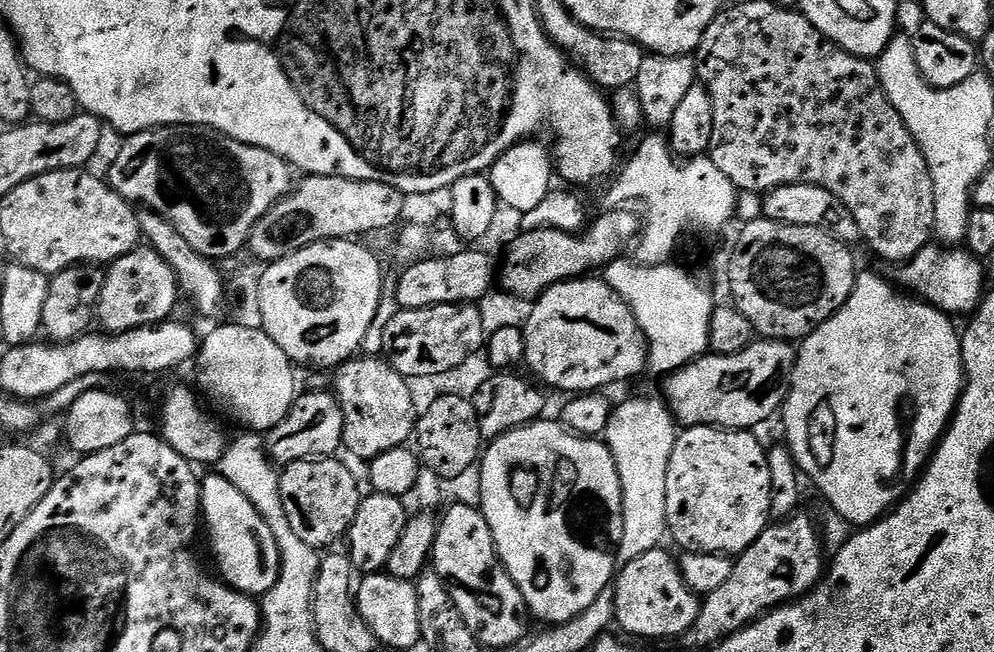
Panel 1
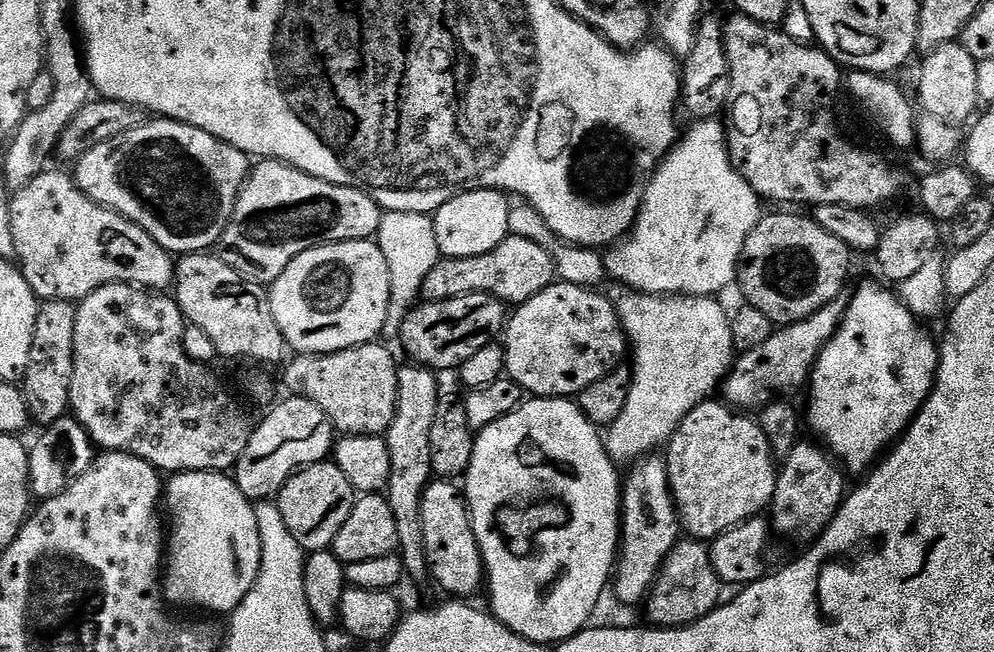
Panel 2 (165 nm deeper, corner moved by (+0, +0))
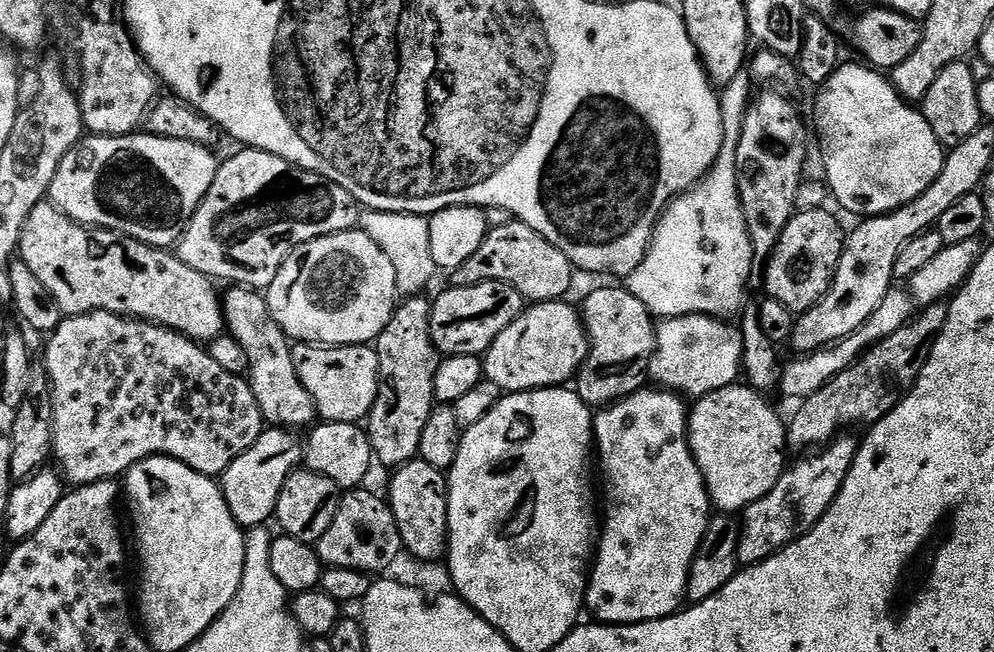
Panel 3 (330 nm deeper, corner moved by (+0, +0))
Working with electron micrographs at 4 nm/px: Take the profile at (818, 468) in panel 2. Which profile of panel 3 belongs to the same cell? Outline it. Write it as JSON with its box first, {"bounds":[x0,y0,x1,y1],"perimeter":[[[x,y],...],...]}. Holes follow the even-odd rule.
{"bounds":[786,302,948,450],"perimeter":[[[944,302],[930,304],[921,312],[924,312],[921,316],[920,313],[913,315],[912,321],[906,326],[902,326],[900,330],[894,330],[894,334],[890,334],[890,338],[873,344],[860,359],[855,360],[846,370],[842,370],[842,374],[834,374],[834,378],[830,378],[830,382],[826,382],[826,386],[822,386],[822,390],[817,390],[815,394],[810,394],[810,398],[801,400],[795,405],[796,413],[793,414],[792,421],[789,419],[786,424],[786,444],[789,449],[804,448],[800,450],[808,450],[811,449],[808,448],[811,444],[816,444],[815,446],[831,444],[845,430],[851,429],[848,428],[851,424],[874,425],[886,413],[893,412],[898,407],[906,393],[916,383],[917,378],[920,377],[920,367],[928,358],[928,352],[936,340],[937,332],[942,330],[942,326],[946,326],[948,304]]]}

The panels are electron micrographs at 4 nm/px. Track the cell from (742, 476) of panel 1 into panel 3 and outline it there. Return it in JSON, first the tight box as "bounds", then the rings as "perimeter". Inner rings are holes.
{"bounds":[688,382,786,514],"perimeter":[[[737,382],[722,390],[699,397],[688,414],[688,445],[704,479],[708,498],[713,509],[724,514],[740,514],[758,498],[766,498],[774,490],[778,478],[784,473],[786,459],[786,424],[772,409],[767,395],[761,394],[747,383]]]}

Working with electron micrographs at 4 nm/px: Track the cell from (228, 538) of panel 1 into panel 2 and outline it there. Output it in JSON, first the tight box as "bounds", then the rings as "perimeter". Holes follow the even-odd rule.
{"bounds":[162,472,262,614],"perimeter":[[[178,472],[166,484],[166,516],[170,521],[170,531],[166,536],[166,567],[162,572],[165,601],[169,605],[177,604],[180,608],[205,608],[208,612],[225,612],[225,614],[235,612],[237,606],[242,602],[242,598],[246,598],[246,594],[250,594],[260,573],[260,563],[262,562],[262,538],[258,538],[258,518],[253,501],[246,499],[231,475],[223,472]]]}

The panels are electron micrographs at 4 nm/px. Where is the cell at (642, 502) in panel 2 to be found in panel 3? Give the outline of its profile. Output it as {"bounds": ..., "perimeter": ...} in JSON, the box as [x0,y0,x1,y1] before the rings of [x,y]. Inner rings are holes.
{"bounds":[586,386,710,624],"perimeter":[[[656,386],[648,387],[641,387],[640,391],[630,394],[624,400],[618,400],[615,404],[609,404],[607,408],[599,409],[594,416],[594,448],[598,453],[598,460],[600,456],[600,468],[604,471],[605,504],[604,508],[602,504],[602,527],[598,532],[598,543],[595,545],[594,559],[590,565],[586,608],[589,613],[592,611],[596,615],[593,617],[601,624],[644,624],[648,620],[661,620],[681,611],[686,600],[690,566],[694,562],[696,551],[700,549],[700,543],[708,533],[710,501],[704,479],[688,445],[689,409],[677,393],[661,390]]]}

